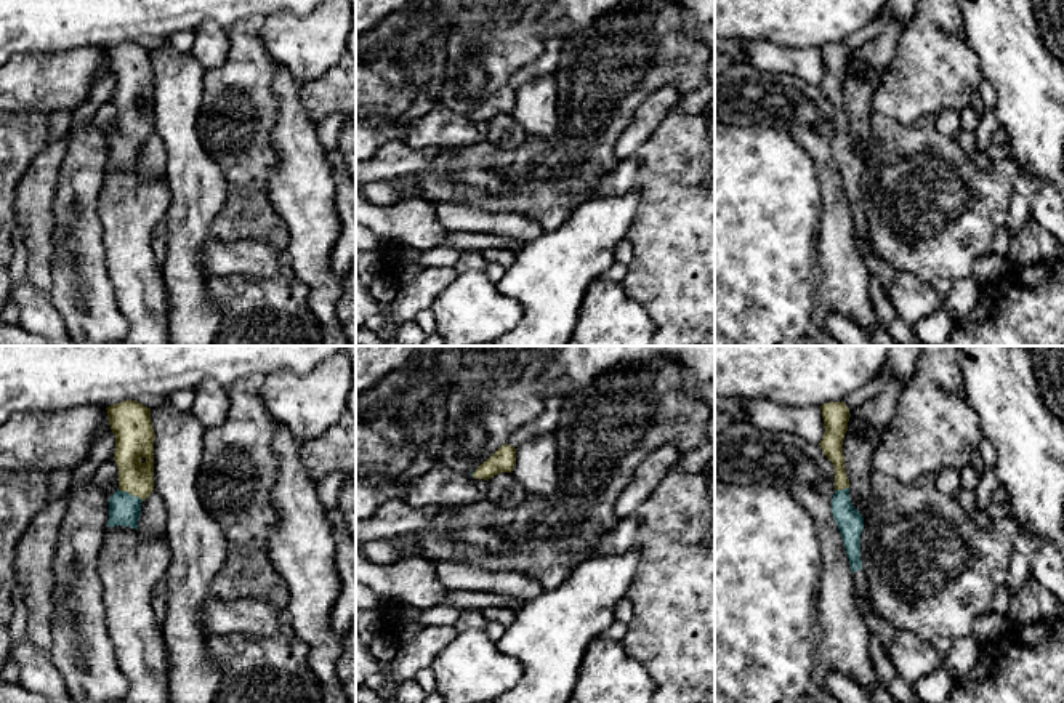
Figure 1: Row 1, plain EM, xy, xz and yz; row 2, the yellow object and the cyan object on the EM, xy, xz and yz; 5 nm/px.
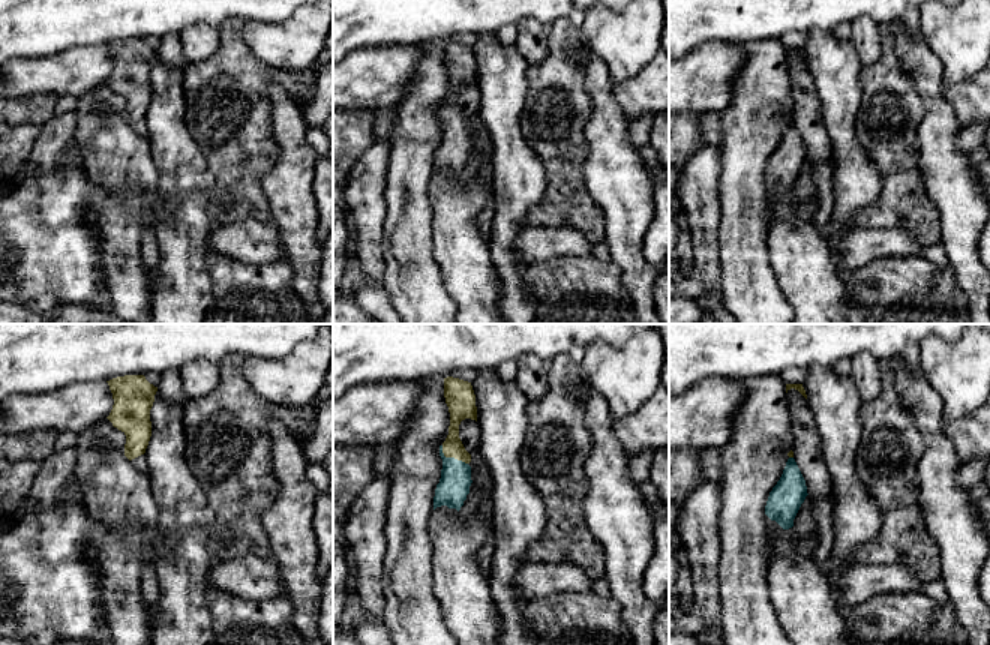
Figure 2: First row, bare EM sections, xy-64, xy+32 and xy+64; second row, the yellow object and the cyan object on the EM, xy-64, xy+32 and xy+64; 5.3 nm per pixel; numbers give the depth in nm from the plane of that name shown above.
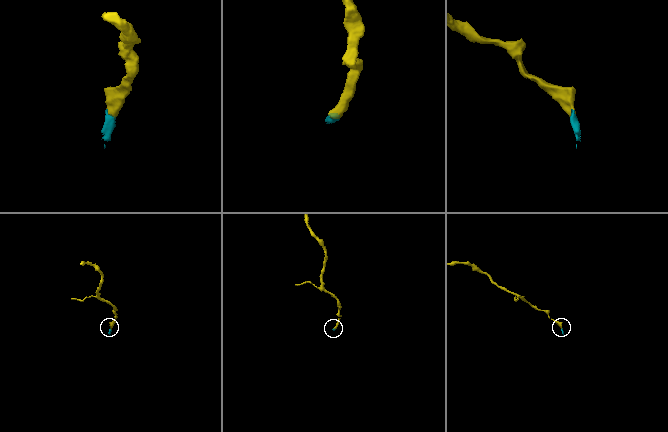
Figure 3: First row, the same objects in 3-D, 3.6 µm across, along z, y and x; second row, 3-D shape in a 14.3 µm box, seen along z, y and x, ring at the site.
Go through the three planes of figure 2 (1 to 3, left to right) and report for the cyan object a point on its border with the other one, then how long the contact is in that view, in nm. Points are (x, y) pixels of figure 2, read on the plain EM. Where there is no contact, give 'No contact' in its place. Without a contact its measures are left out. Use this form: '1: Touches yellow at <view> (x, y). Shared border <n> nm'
1: No contact
2: Touches yellow at xy+32 (452, 120). Shared border 170 nm
3: Touches yellow at xy+64 (791, 120). Shared border 30 nm

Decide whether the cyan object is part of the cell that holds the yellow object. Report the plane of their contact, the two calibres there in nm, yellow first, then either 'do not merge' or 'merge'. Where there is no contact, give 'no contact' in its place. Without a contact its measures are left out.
xy | 170/160 nm | merge

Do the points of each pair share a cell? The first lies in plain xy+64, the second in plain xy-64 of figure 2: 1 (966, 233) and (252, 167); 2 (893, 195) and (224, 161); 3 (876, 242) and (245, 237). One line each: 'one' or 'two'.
1: two
2: one
3: one

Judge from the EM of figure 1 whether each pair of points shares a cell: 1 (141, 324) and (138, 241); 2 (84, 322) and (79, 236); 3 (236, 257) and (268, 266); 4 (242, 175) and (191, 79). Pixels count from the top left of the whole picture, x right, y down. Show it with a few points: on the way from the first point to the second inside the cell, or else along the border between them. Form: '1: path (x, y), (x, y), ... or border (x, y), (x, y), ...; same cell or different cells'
1: path (141, 303), (138, 261); same cell
2: path (93, 301), (93, 271), (85, 257); same cell
3: path (244, 257), (260, 258); same cell
4: border (207, 69), (202, 108), (197, 117), (197, 136); different cells

